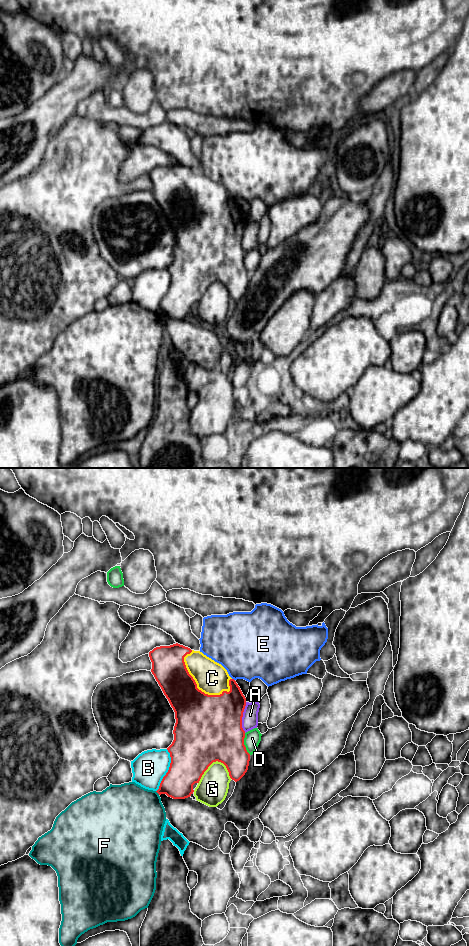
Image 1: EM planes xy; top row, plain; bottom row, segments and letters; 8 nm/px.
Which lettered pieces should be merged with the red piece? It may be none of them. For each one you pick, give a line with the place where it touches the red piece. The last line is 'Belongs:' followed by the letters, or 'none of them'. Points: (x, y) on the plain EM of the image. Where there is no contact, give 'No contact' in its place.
C: Touches red at xy (196, 204)
Belongs: C

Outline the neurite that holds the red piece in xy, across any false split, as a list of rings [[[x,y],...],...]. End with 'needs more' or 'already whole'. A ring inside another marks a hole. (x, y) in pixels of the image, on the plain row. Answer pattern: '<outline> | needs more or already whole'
[[[178,163],[156,167],[149,172],[149,177],[152,182],[151,192],[173,228],[176,239],[174,260],[167,268],[171,277],[170,287],[156,312],[173,319],[190,317],[194,312],[193,305],[199,303],[204,292],[216,281],[226,286],[232,300],[239,301],[248,290],[250,274],[244,265],[245,251],[242,248],[246,218],[236,201],[221,184],[200,171],[191,170]]] | needs more

